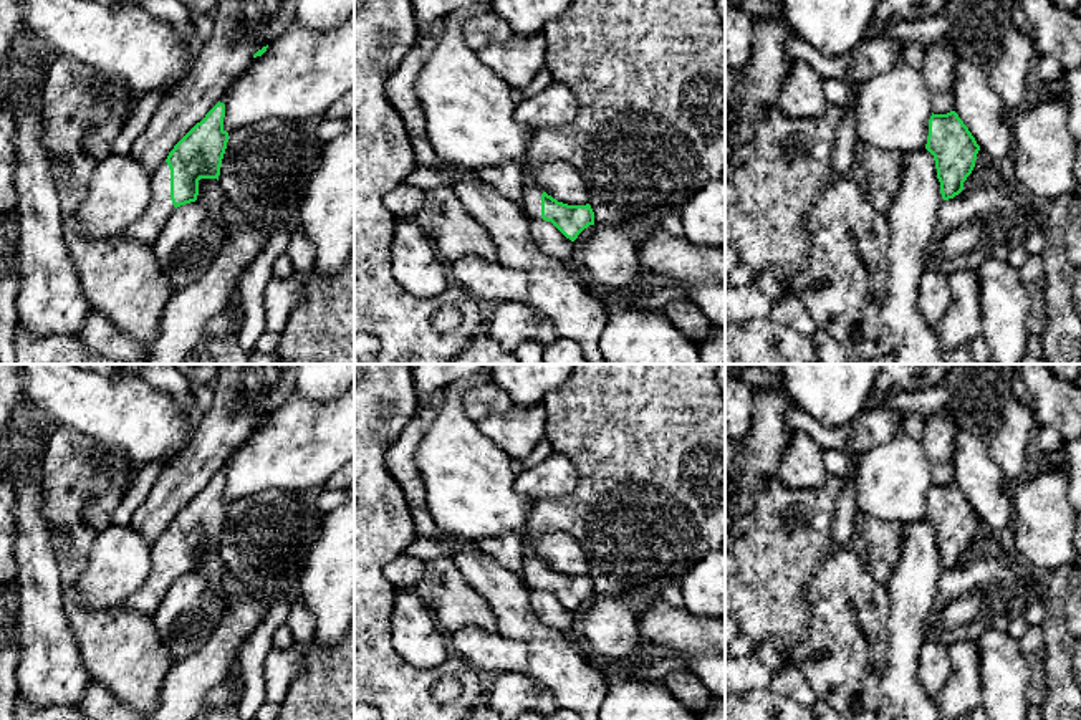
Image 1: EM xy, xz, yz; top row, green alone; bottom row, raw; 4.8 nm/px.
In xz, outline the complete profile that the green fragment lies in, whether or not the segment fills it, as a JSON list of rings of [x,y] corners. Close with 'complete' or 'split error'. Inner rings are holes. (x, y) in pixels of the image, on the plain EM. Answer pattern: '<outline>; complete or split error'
[[[574,364],[566,382],[543,397],[546,409],[546,439],[553,452],[568,457],[579,473],[578,488],[561,498],[541,500],[528,515],[526,525],[520,533],[523,540],[523,571],[521,579],[530,589],[551,593],[566,609],[574,612],[589,596],[619,599],[634,611],[642,609],[659,599],[669,586],[680,586],[685,573],[705,554],[720,550],[725,541],[725,399],[717,382],[717,364]],[[565,531],[579,541],[589,561],[586,576],[568,576],[558,573],[541,561],[531,546],[531,540],[541,533]]]; split error

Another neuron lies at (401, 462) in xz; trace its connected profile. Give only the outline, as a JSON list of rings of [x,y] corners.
[[[445,389],[429,394],[429,404],[404,427],[386,454],[386,468],[404,492],[417,538],[440,538],[444,533],[434,521],[425,485],[417,468],[417,447],[434,422],[445,397]]]

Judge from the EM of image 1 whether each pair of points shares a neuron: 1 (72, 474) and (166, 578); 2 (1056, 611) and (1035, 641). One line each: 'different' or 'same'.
1: different
2: different

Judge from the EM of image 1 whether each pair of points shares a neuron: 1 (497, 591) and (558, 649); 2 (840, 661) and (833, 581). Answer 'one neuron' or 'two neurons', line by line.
1: one neuron
2: one neuron

